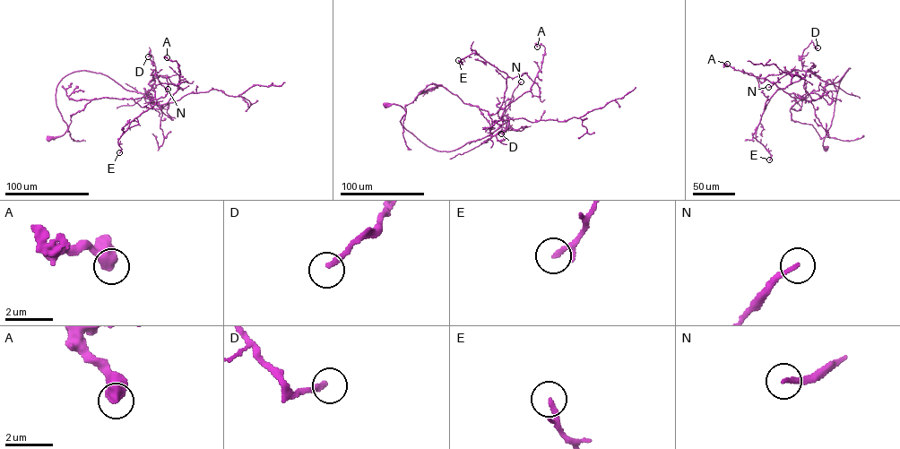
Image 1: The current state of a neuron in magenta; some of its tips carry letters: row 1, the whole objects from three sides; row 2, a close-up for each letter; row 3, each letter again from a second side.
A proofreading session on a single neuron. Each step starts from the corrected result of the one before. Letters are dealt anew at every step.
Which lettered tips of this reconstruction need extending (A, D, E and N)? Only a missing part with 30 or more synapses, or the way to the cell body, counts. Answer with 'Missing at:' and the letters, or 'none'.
Missing at: none

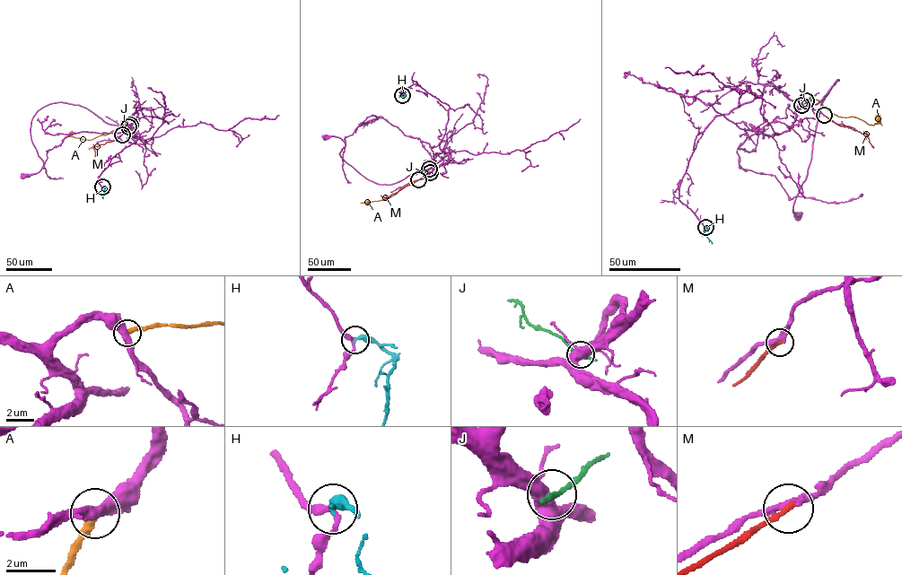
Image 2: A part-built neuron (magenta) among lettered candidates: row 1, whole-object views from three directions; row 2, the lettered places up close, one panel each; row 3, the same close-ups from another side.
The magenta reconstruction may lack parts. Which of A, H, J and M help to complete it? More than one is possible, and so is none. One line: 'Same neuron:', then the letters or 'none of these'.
Same neuron: H

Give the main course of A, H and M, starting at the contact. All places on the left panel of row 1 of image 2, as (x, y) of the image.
A: (130, 125), (122, 125), (91, 139), (65, 137)
H: (102, 187), (104, 187), (103, 198)
M: (122, 135), (114, 140), (94, 146), (94, 156)

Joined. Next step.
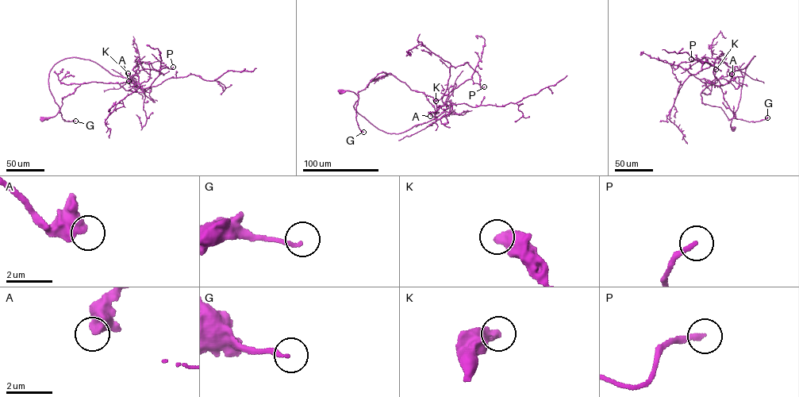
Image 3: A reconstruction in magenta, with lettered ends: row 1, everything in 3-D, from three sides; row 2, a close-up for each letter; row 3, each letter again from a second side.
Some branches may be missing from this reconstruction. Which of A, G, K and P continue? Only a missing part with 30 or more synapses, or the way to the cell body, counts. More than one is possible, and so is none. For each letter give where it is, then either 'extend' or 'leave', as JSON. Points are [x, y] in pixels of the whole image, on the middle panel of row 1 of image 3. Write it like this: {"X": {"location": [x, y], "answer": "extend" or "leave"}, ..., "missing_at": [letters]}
{"A": {"location": [430, 116], "answer": "leave"}, "G": {"location": [363, 132], "answer": "leave"}, "K": {"location": [435, 101], "answer": "leave"}, "P": {"location": [484, 86], "answer": "leave"}, "missing_at": []}

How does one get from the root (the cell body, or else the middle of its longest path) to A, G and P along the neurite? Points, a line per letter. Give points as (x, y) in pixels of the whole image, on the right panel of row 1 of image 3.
A: (733, 127), (745, 70), (754, 56), (733, 71), (729, 82), (714, 87), (727, 70), (731, 74)
G: (733, 127), (754, 55), (727, 82), (706, 86), (701, 100), (720, 107), (729, 119), (767, 117)
P: (733, 127), (745, 70), (754, 56), (717, 86), (677, 66), (691, 59)

